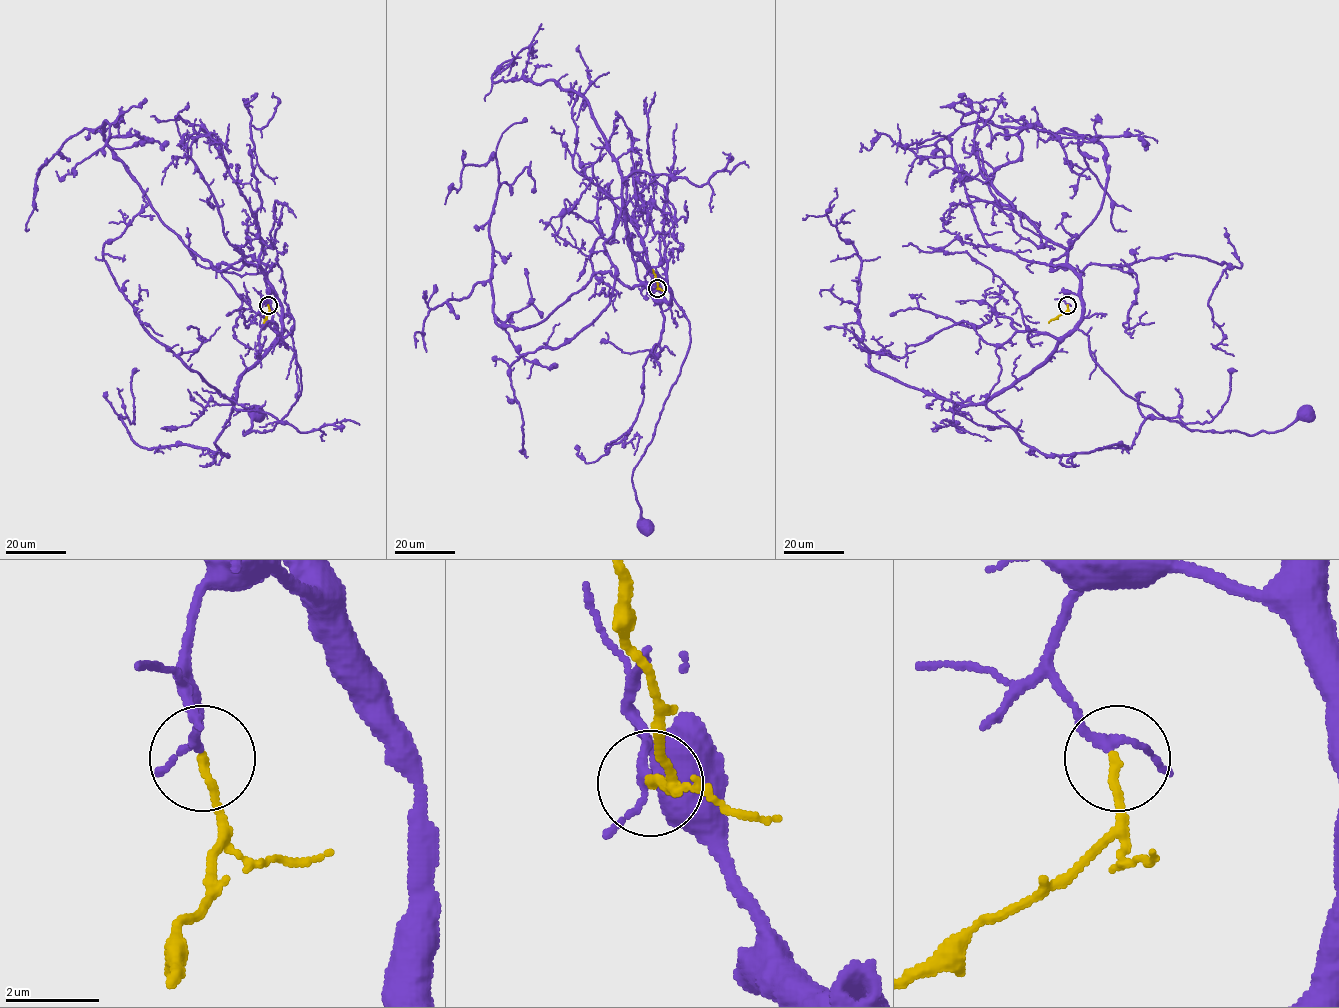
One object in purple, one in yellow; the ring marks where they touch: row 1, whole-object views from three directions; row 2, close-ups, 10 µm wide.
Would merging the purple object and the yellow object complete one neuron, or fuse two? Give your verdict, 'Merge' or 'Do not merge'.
Merge

